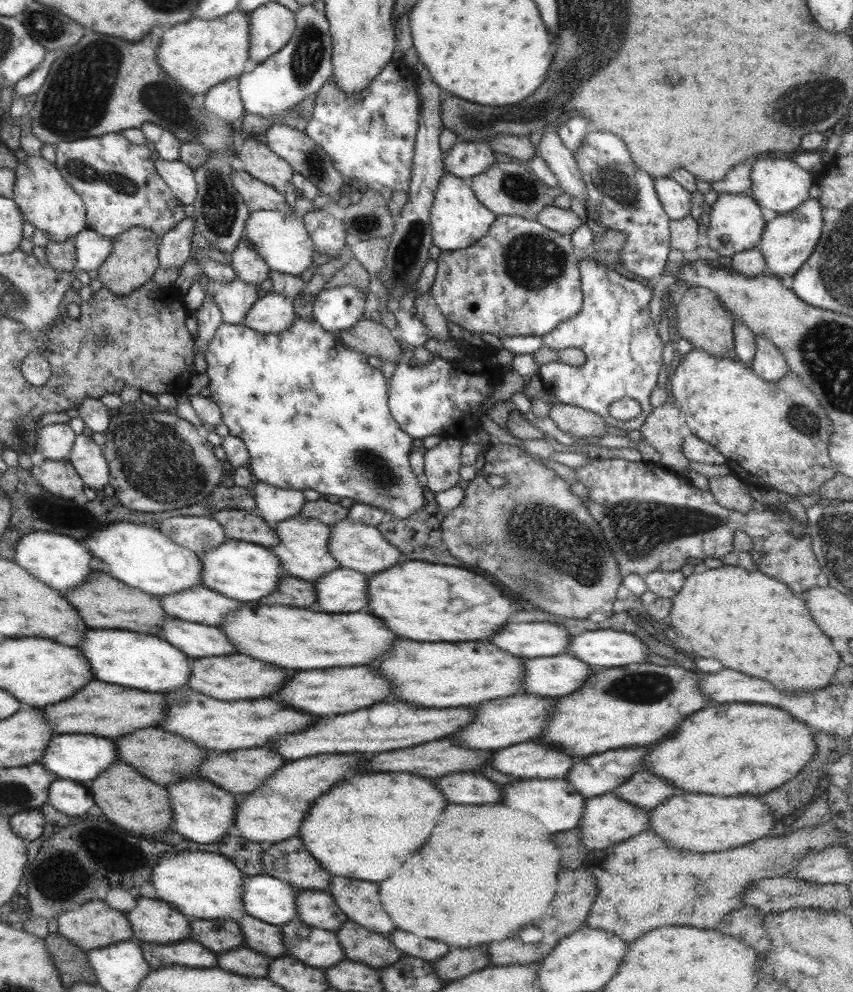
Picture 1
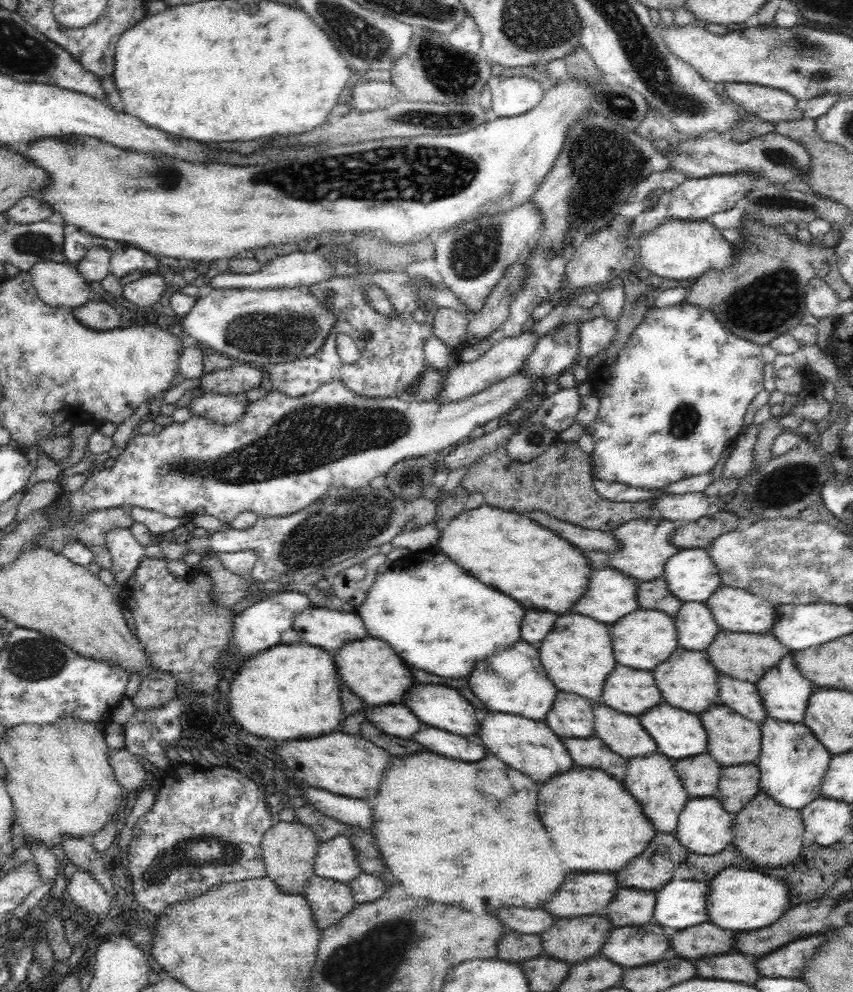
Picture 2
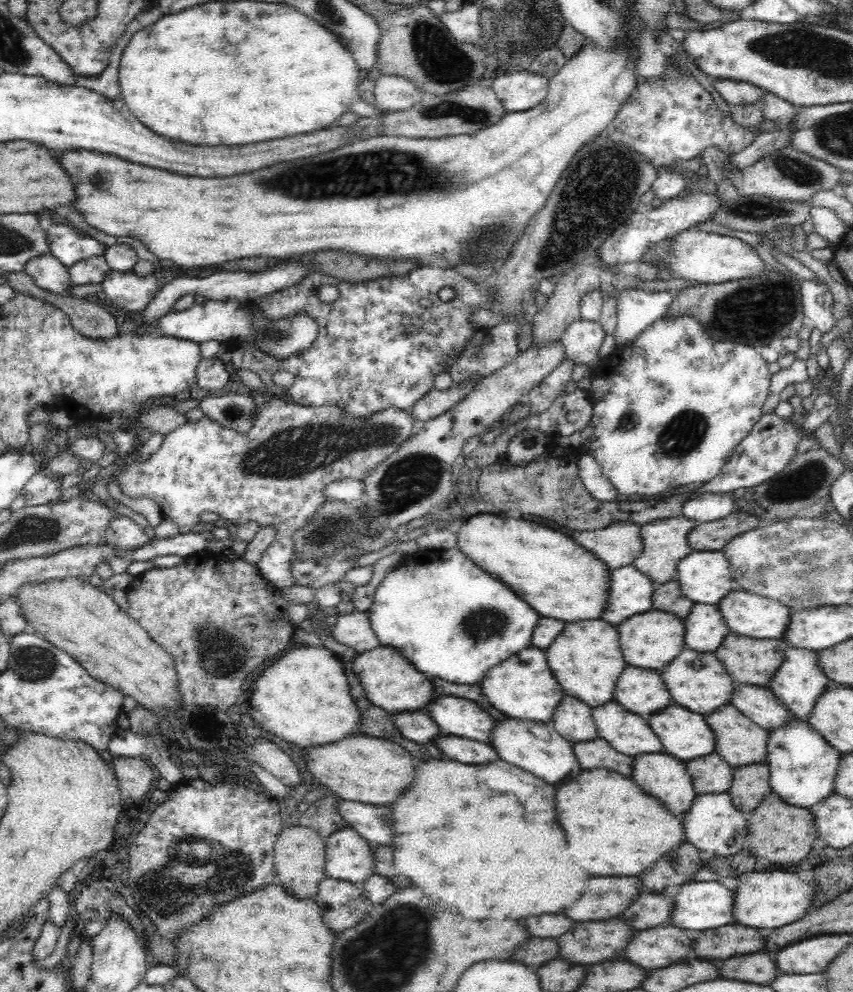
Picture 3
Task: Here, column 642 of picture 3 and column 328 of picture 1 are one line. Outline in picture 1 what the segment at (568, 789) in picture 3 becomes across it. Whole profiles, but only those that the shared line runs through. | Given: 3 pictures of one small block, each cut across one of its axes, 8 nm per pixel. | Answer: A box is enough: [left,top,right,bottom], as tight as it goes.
[298,772,448,882]

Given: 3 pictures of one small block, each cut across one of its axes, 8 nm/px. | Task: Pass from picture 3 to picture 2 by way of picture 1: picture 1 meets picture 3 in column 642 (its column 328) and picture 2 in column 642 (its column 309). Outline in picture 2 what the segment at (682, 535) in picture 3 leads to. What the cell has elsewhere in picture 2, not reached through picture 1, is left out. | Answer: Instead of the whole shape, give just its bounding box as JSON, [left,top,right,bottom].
[584,515,680,582]

